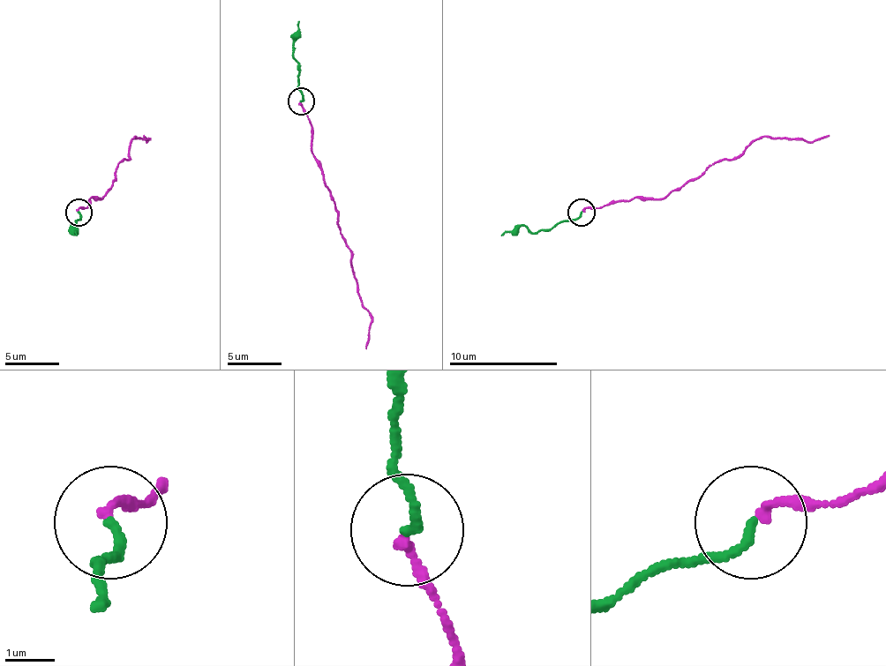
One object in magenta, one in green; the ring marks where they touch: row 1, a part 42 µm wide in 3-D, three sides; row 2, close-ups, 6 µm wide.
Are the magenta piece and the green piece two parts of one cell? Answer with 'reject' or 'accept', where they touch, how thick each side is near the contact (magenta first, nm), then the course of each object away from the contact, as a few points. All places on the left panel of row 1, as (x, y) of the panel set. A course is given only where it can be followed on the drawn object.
accept; place (78, 212); calibres 180 and 190 nm; course magenta (79, 211), (115, 182), (133, 135), (150, 138), (144, 135); course green (79, 211), (79, 220), (71, 233), (71, 225), (77, 235)

